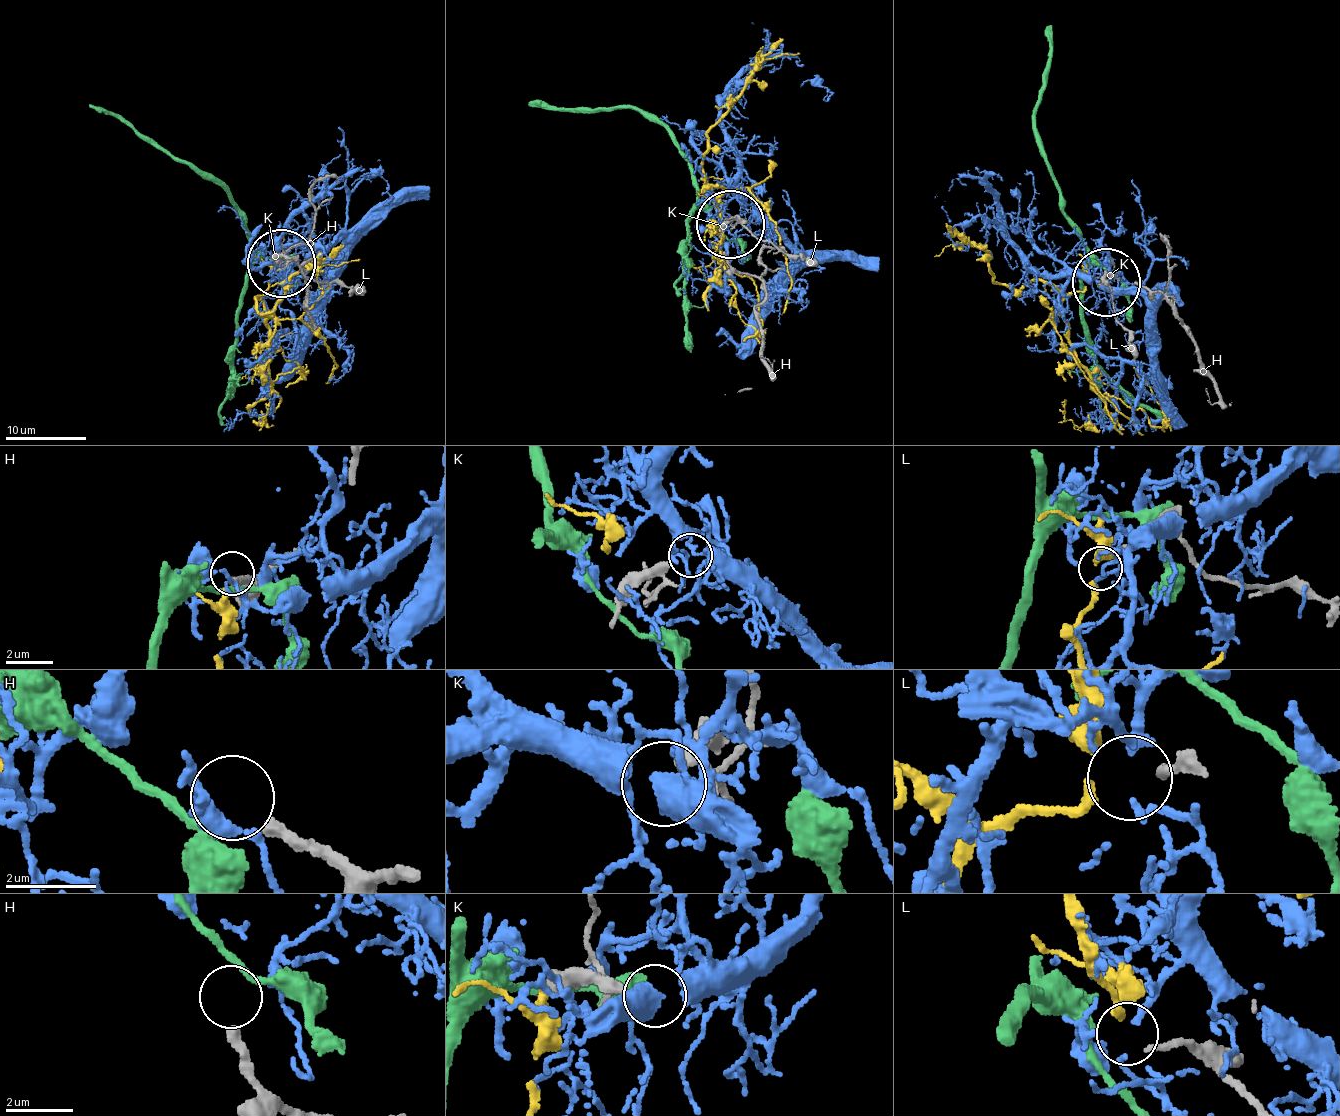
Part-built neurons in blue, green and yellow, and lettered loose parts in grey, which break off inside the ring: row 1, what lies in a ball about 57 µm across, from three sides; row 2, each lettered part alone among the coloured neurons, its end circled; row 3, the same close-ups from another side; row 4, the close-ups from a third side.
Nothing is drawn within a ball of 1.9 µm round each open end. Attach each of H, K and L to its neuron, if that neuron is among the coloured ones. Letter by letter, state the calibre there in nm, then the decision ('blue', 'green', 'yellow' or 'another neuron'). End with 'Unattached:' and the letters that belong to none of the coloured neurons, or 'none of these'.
H: 300 nm thick; another neuron
K: 200 nm thick; blue
L: 180 nm thick; yellow
Unattached: H

